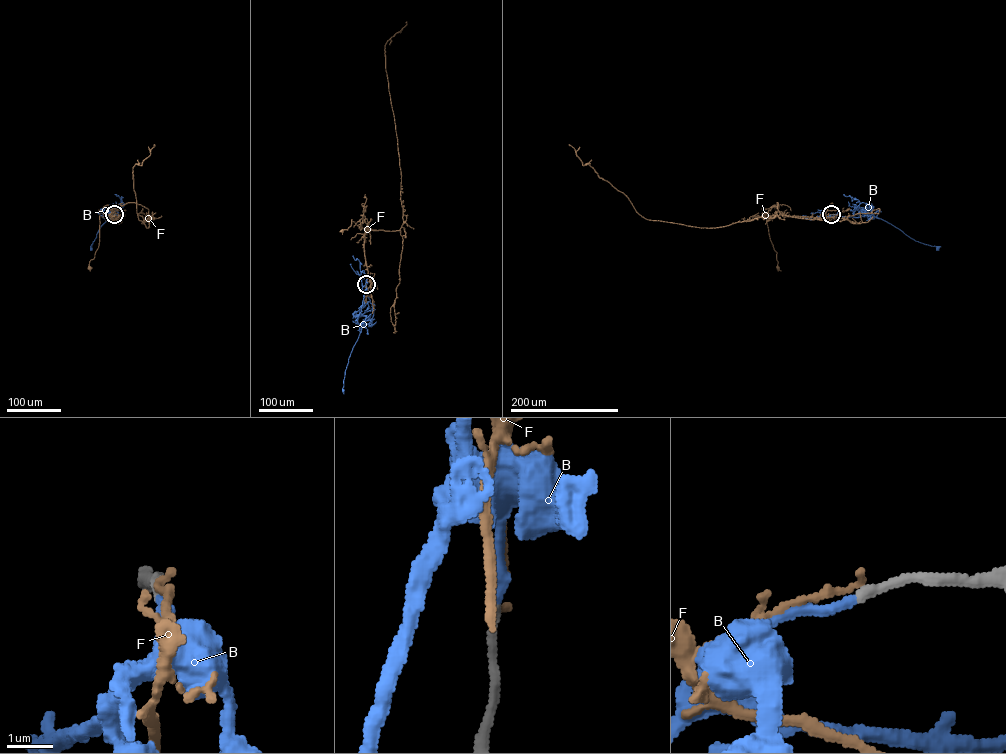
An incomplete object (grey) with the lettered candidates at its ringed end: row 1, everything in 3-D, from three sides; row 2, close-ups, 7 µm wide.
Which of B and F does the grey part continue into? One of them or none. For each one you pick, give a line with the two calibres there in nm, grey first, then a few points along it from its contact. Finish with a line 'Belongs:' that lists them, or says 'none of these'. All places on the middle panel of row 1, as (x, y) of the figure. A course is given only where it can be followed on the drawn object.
B: Thickness 200 nm (grey) against 200 nm. Its course: (366, 284), (362, 287), (362, 305), (356, 319), (361, 330), (348, 359), (343, 390)
Belongs: B

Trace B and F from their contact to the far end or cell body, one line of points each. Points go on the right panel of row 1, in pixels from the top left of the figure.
B: (831, 214), (839, 217), (866, 214), (870, 219), (874, 216), (916, 241), (937, 248)
F: (831, 214), (819, 217), (786, 216), (774, 205), (769, 208), (767, 223), (777, 253), (778, 268)

